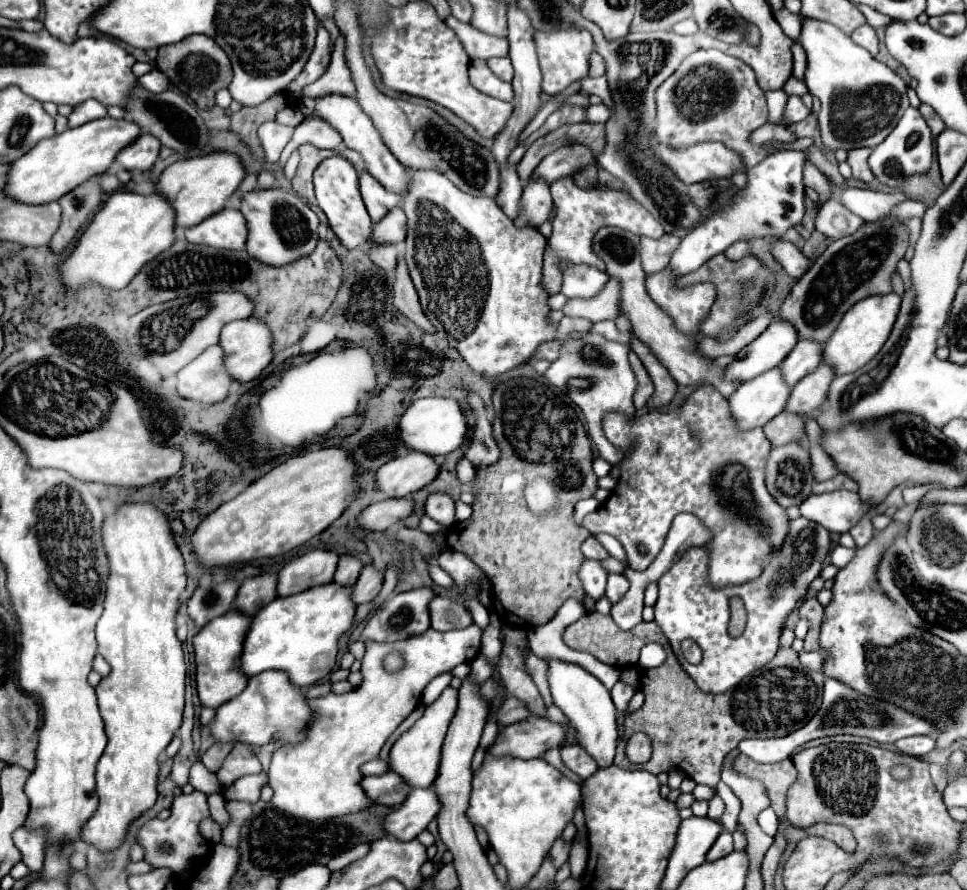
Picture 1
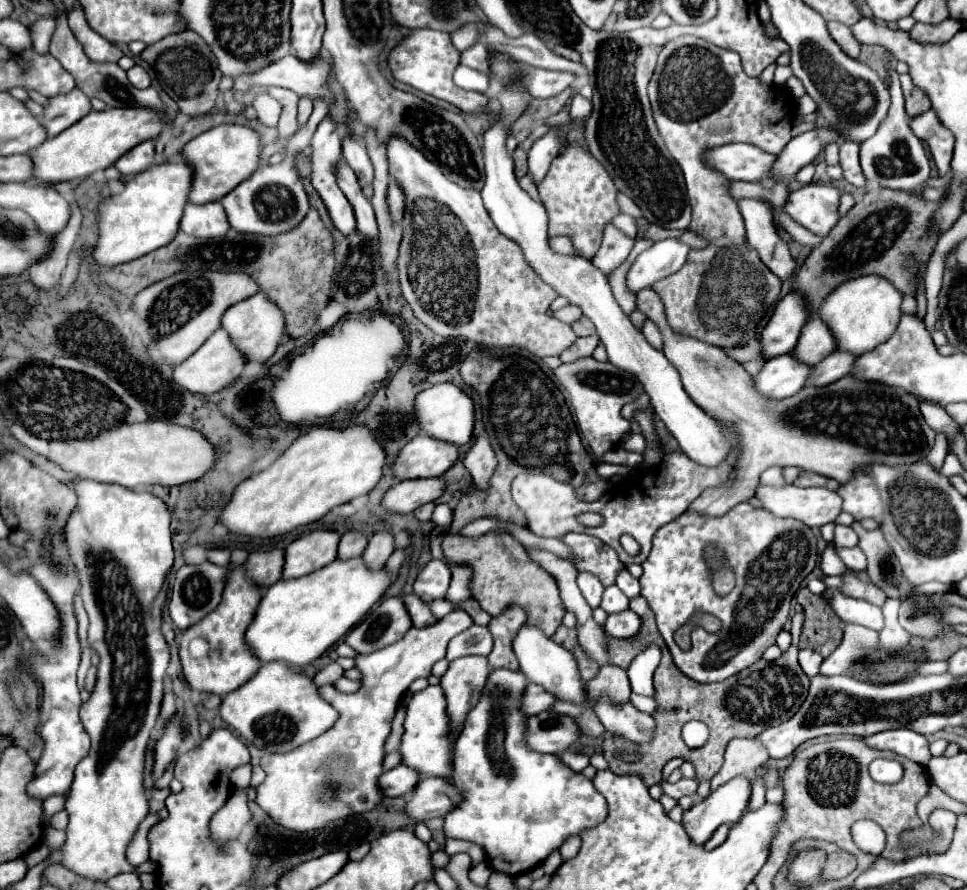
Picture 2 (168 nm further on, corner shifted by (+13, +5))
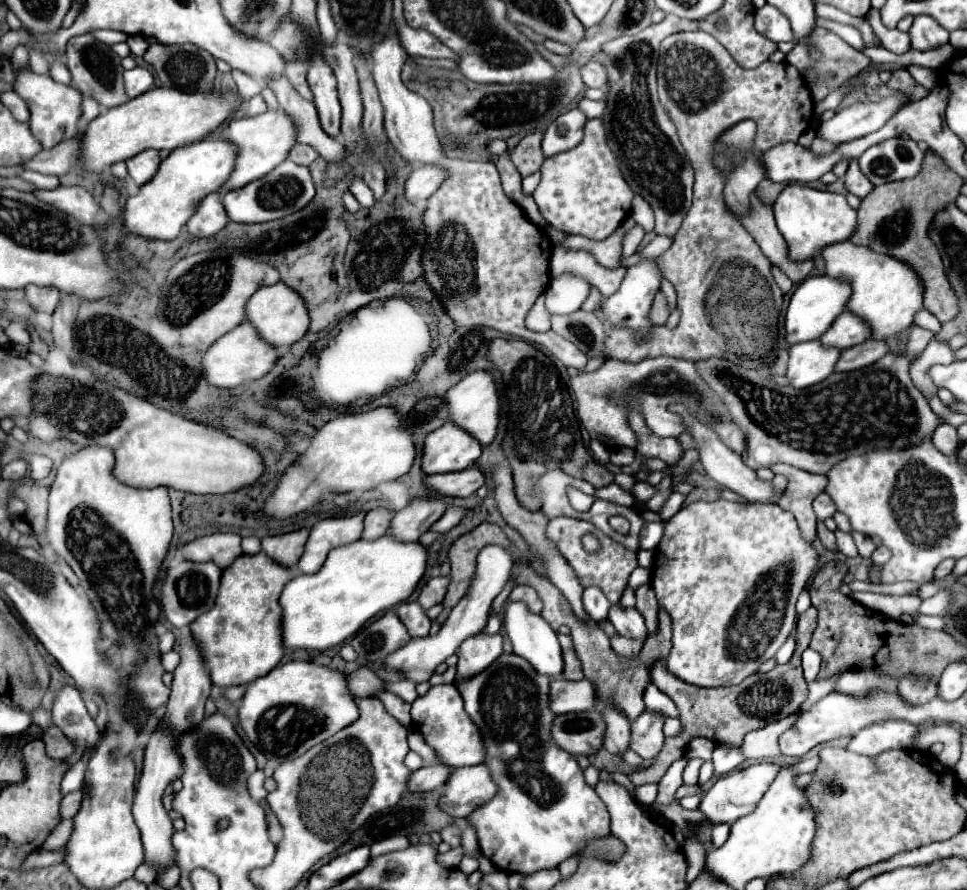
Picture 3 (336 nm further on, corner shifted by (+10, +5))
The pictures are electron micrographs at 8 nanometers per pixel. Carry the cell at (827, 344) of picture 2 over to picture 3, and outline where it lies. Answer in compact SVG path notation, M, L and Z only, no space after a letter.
M843 311L833 323L831 327L821 335L819 343L825 347L835 347L835 349L849 349L853 345L859 345L863 341L869 339L869 329L867 325L863 325L863 321L859 321L857 317L851 317L851 313Z

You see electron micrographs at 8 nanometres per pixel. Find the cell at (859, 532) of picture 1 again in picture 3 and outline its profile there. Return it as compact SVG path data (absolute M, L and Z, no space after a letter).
M837 529L835 537L837 537L837 547L845 557L857 557L857 547L855 547L855 541L849 533L843 533Z

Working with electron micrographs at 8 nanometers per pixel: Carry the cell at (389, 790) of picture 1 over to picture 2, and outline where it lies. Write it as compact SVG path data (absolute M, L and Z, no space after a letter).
M400 765L392 771L386 771L380 777L380 789L384 791L386 797L400 797L410 793L418 785L418 781L420 781L420 775L414 769Z

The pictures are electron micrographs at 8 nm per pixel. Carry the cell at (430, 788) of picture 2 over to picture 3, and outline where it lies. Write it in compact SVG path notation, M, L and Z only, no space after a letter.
M485 765L463 767L451 771L443 793L439 797L439 809L455 819L467 817L473 809L487 803L495 795L495 783Z

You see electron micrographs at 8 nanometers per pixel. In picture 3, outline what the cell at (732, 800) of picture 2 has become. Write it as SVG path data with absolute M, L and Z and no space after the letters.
M759 763L753 767L741 769L741 771L731 771L723 779L717 779L715 785L703 795L699 809L711 825L719 825L719 823L731 825L757 807L759 799L765 795L765 791L769 789L769 785L777 773L779 773L779 765L773 765L773 763Z

